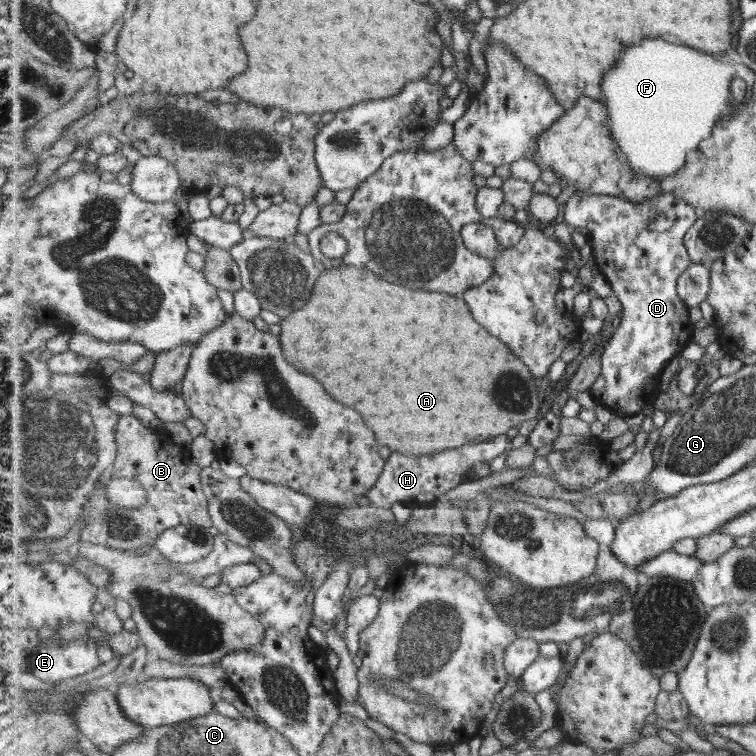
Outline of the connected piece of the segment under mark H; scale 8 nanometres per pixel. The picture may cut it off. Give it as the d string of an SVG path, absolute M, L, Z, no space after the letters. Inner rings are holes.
M500 435L491 440L483 442L479 446L461 446L461 452L457 450L445 450L439 454L427 456L405 456L405 454L393 454L387 459L386 470L379 478L378 484L368 493L368 498L373 506L391 508L395 502L408 504L410 506L431 505L442 500L449 490L457 488L461 478L466 475L467 466L491 462L493 458L501 456L509 450L510 441L506 435ZM429 468L429 470L427 470Z

